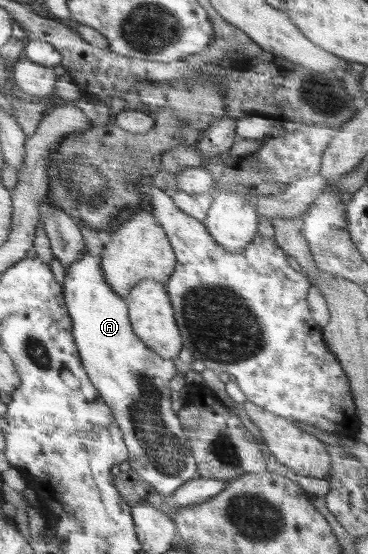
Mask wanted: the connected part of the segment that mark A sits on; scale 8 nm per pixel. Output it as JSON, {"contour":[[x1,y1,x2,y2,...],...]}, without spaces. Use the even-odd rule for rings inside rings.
{"contour":[[86,248,86,252,65,272,63,288,67,310,73,318,73,340,86,372,90,373,90,380,114,411,126,447,129,449,130,468,145,482,151,484,158,493,169,497,179,487,199,476,197,461,194,459,190,444,187,444,183,424,171,408,169,382,177,374,175,362,173,359,159,356,134,332,127,300,125,297,119,297,119,294,111,289,101,267,101,257,90,254,90,250]]}

